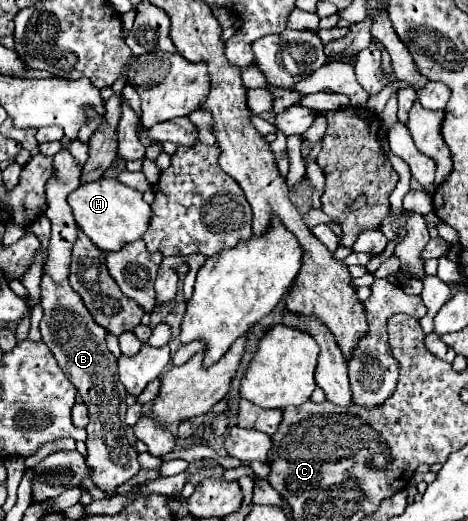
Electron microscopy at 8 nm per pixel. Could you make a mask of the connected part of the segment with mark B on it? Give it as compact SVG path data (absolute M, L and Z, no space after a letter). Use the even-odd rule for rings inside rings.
M62 149L60 153L54 155L54 167L56 173L46 185L46 199L48 199L48 209L46 217L52 223L52 235L50 235L50 245L48 245L48 257L44 263L42 271L42 283L40 283L40 295L42 301L40 305L44 307L44 317L40 321L40 331L42 331L42 341L50 347L54 353L62 373L66 379L78 389L80 397L84 399L90 415L90 423L86 427L88 431L88 467L92 469L92 481L104 489L106 493L114 493L114 489L122 483L126 483L130 477L134 477L140 471L138 465L138 453L130 445L126 437L126 423L124 423L124 413L126 413L126 389L120 385L118 379L118 363L116 357L108 351L104 335L106 331L92 319L88 309L82 303L82 297L70 287L68 275L70 275L70 253L72 245L76 241L76 231L78 225L72 217L70 205L68 205L68 193L72 193L80 185L80 167L76 165L74 157L70 155L68 149Z

